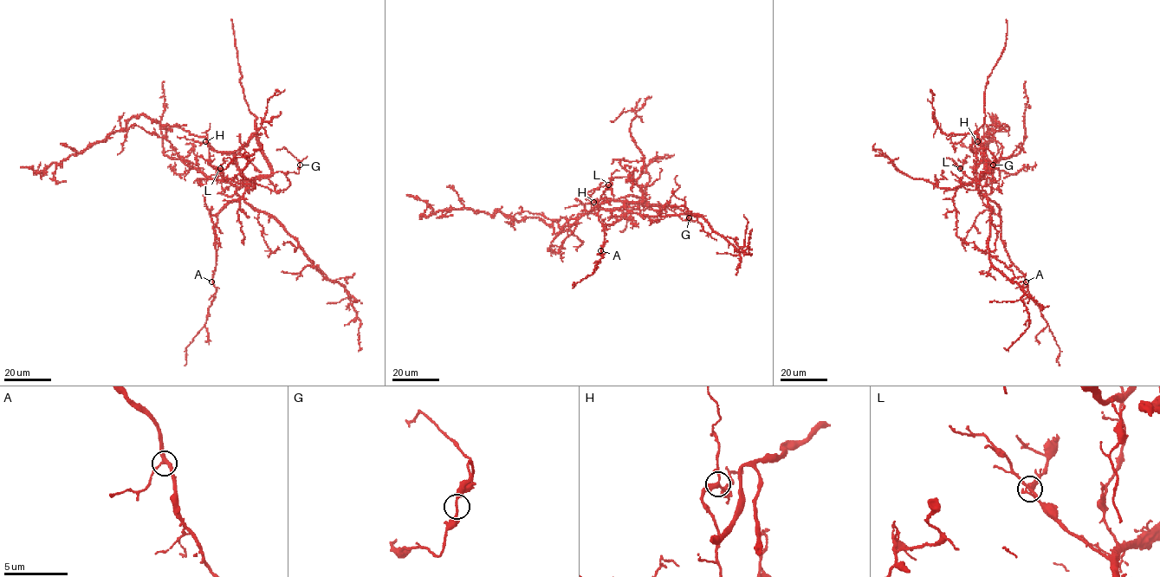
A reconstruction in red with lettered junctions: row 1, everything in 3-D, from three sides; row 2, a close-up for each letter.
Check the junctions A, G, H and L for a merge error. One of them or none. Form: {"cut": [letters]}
{"cut": []}

